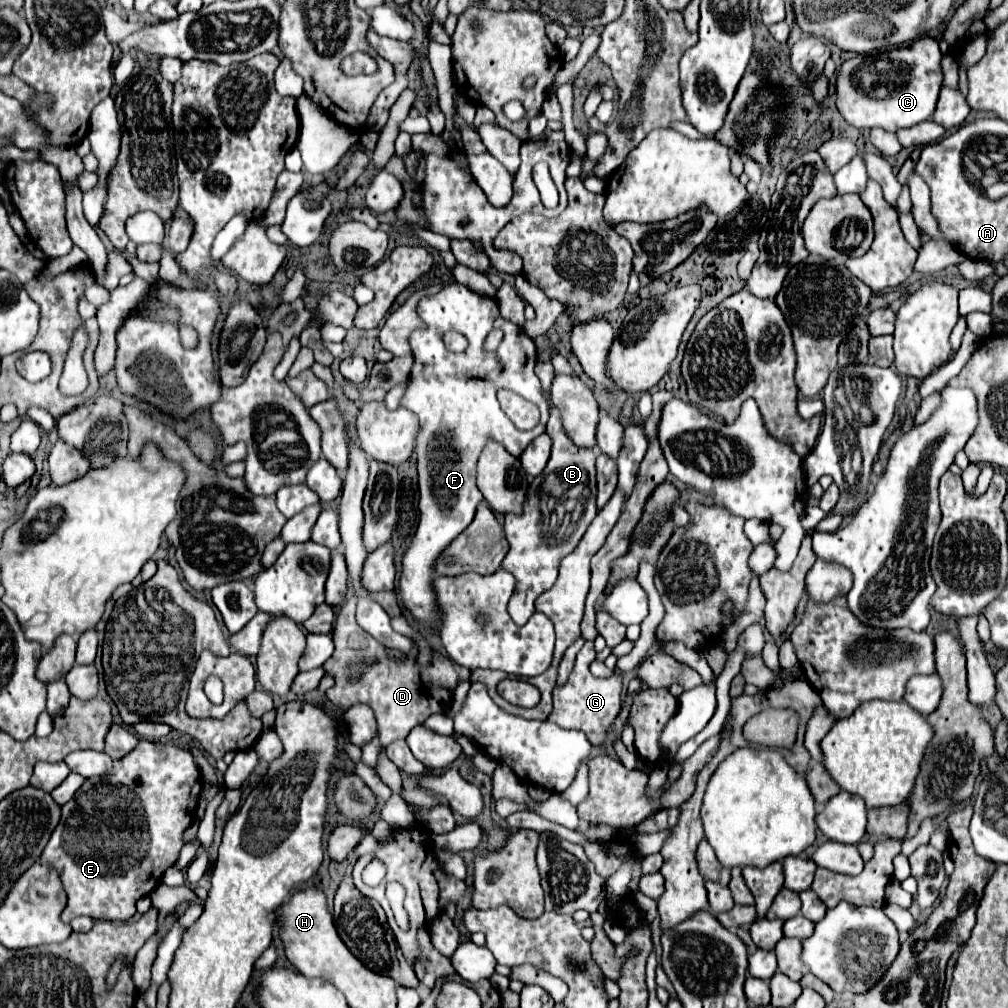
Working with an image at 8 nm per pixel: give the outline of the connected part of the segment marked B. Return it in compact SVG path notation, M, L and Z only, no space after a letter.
M550 406L546 434L552 438L552 456L544 472L530 484L522 516L506 514L504 520L508 554L502 560L502 570L516 578L516 590L508 602L508 614L516 624L528 622L528 618L534 614L534 600L556 582L560 560L576 548L598 512L594 470L596 452L578 448L566 438L560 412L554 406Z

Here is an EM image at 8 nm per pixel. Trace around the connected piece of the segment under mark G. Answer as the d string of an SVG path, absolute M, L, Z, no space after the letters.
M586 642L582 650L576 656L574 670L568 678L568 682L562 688L554 690L554 708L552 714L548 716L550 722L556 722L562 728L574 728L582 730L588 738L590 744L598 746L604 742L608 730L612 728L618 712L620 712L620 690L622 690L622 676L614 674L608 680L598 680L590 674L588 666L594 660L594 644Z

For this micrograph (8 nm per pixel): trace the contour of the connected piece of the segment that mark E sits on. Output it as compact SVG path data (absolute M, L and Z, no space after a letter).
M138 740L132 752L114 762L110 774L84 780L74 798L62 806L60 824L52 832L40 858L42 864L58 872L68 894L68 904L62 912L66 924L76 916L126 922L136 914L136 900L148 896L162 882L162 874L176 862L184 846L182 834L194 820L194 810L202 792L200 776L190 750L164 742Z

